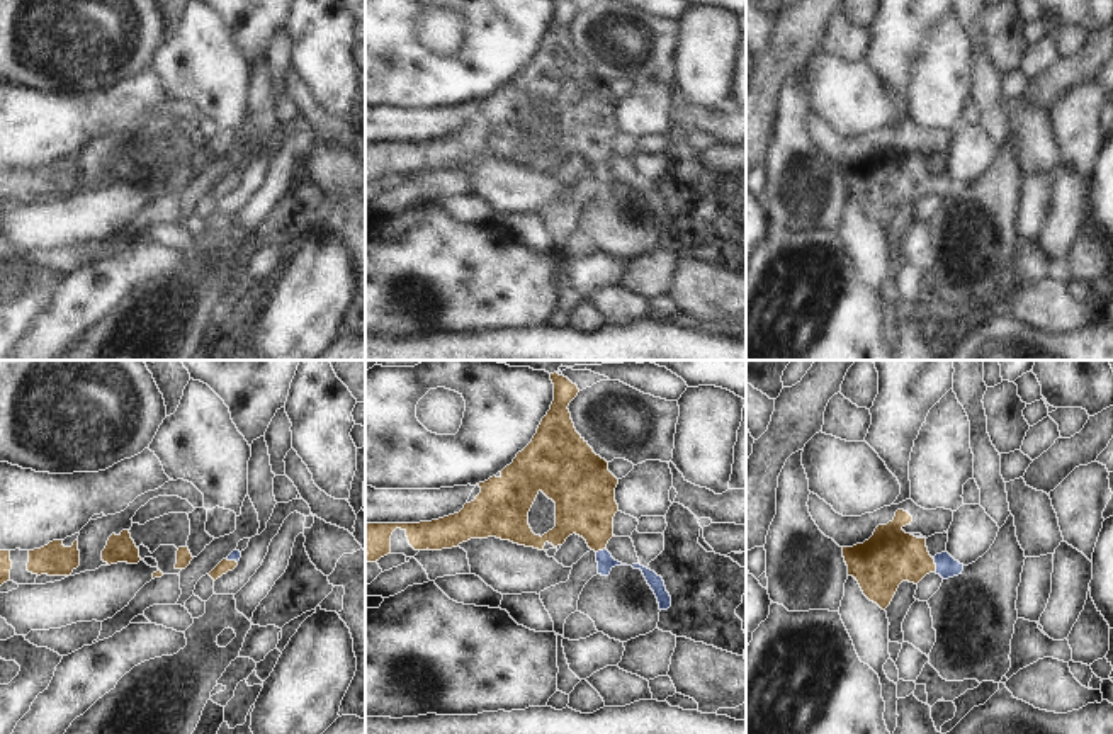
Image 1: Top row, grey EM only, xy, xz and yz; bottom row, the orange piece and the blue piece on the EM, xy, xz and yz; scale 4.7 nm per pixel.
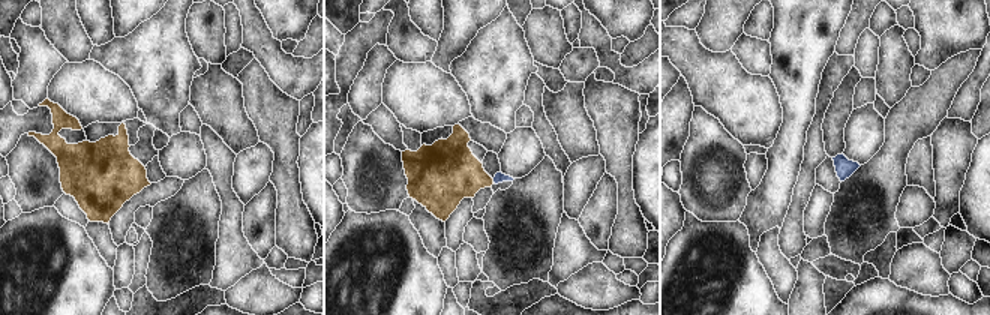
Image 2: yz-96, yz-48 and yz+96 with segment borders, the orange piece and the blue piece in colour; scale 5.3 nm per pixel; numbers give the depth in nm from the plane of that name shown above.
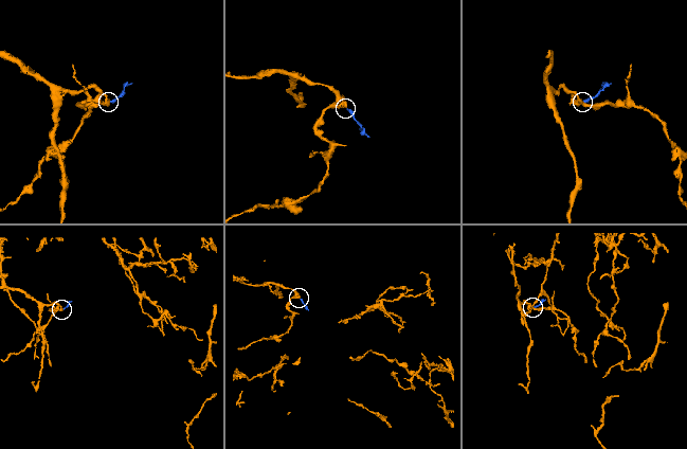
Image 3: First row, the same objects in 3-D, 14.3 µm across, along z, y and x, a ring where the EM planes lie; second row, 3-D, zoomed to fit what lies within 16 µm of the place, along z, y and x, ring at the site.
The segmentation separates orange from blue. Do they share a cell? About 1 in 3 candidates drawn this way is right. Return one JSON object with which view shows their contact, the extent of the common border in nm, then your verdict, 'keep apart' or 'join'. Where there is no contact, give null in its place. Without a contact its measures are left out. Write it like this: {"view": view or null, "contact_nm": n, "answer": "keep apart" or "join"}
{"view": "yz", "contact_nm": 70, "answer": "join"}

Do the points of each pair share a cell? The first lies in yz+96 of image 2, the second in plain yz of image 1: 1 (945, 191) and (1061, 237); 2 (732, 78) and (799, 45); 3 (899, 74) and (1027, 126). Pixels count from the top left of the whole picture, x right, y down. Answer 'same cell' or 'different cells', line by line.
1: same cell
2: different cells
3: different cells

